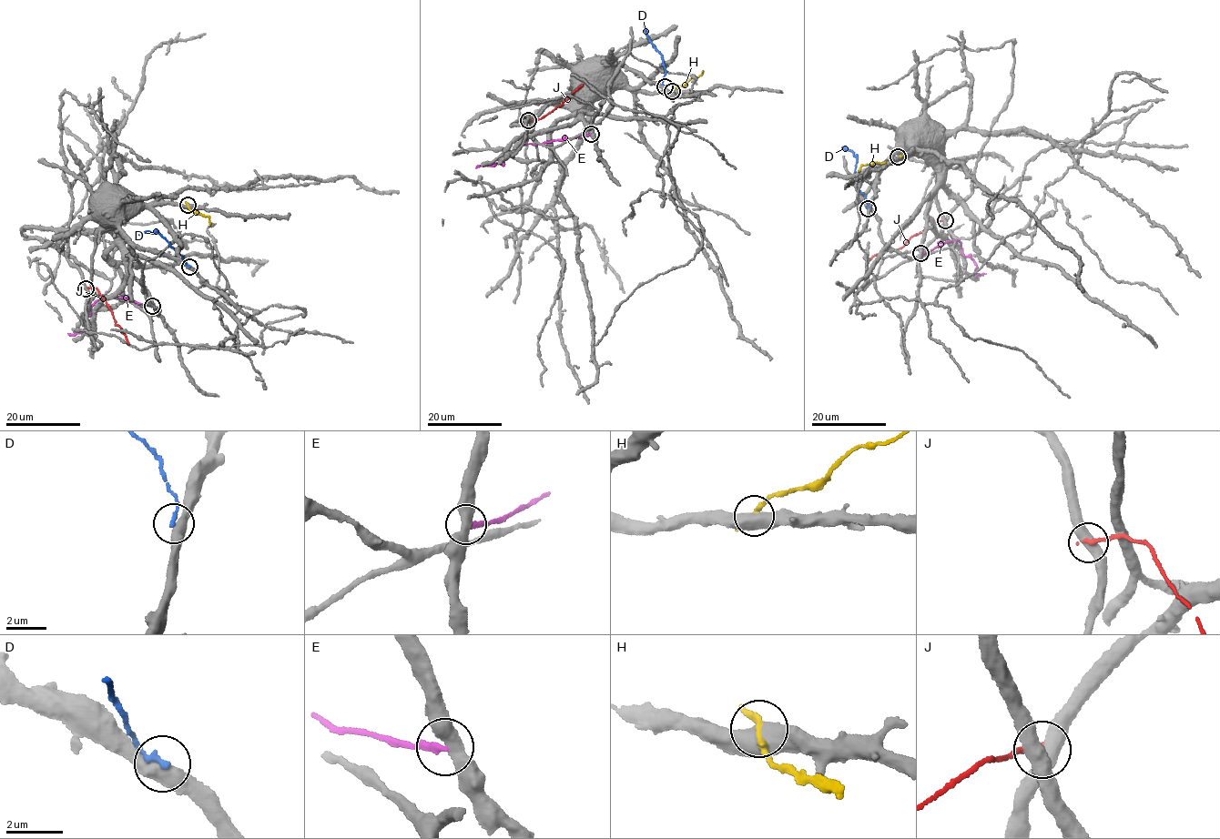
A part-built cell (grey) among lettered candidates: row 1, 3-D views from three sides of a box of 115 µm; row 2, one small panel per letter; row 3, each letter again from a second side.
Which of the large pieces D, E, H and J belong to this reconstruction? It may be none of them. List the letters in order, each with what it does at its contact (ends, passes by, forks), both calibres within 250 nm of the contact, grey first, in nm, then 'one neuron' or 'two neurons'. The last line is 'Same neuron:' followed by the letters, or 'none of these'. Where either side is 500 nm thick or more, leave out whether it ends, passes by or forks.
D: calibres 500 and 200 nm; two neurons
E: it ends; calibres 480 and 180 nm; two neurons
H: calibres 550 and 200 nm; two neurons
J: it ends; calibres 480 and 200 nm; two neurons
Same neuron: none of these

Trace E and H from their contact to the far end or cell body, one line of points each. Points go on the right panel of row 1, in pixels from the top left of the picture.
E: (921, 252), (947, 240), (960, 239), (962, 255), (976, 266), (975, 273), (986, 273)
H: (898, 157), (886, 163), (862, 166), (859, 171)

